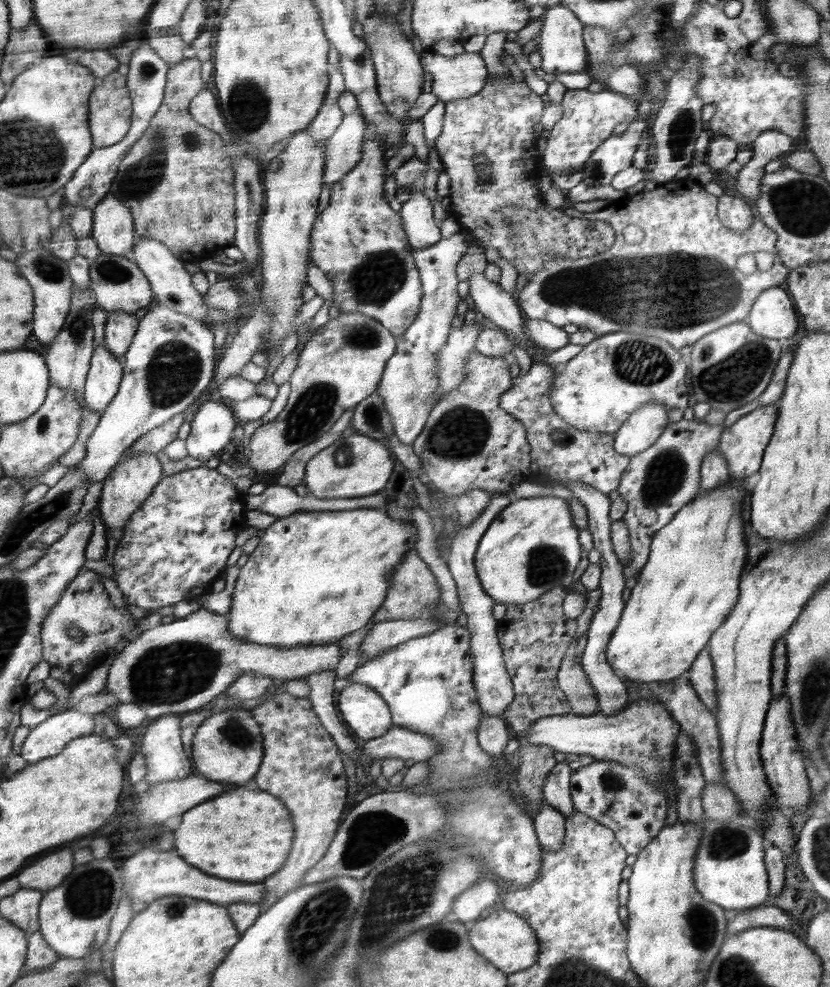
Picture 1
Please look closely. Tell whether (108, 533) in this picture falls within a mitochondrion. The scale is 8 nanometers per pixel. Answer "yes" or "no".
no

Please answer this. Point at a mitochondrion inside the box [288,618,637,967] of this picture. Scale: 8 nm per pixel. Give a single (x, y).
(401, 894)

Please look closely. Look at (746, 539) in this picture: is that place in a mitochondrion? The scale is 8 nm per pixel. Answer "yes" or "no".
no

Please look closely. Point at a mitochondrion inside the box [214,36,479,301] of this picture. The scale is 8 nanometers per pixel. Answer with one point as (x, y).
(244, 89)

